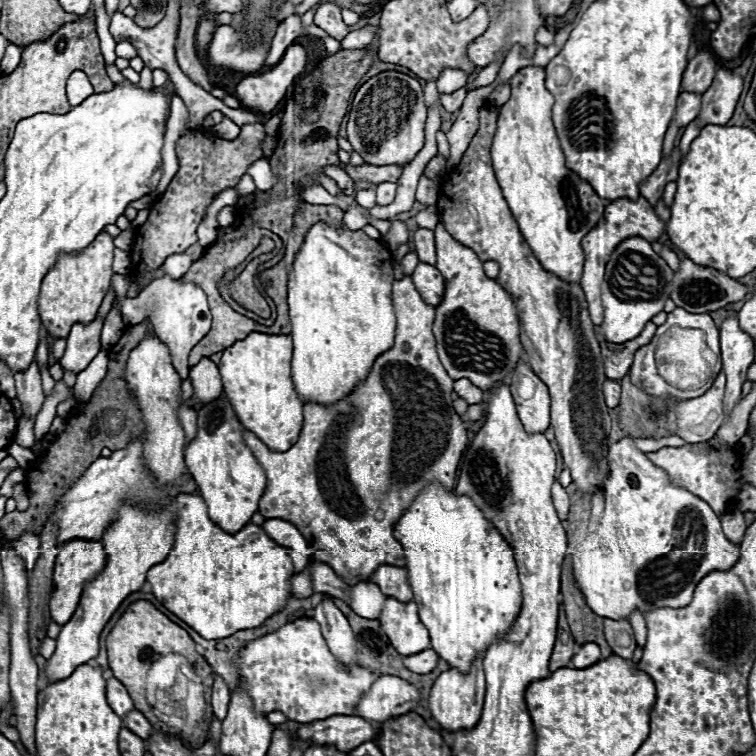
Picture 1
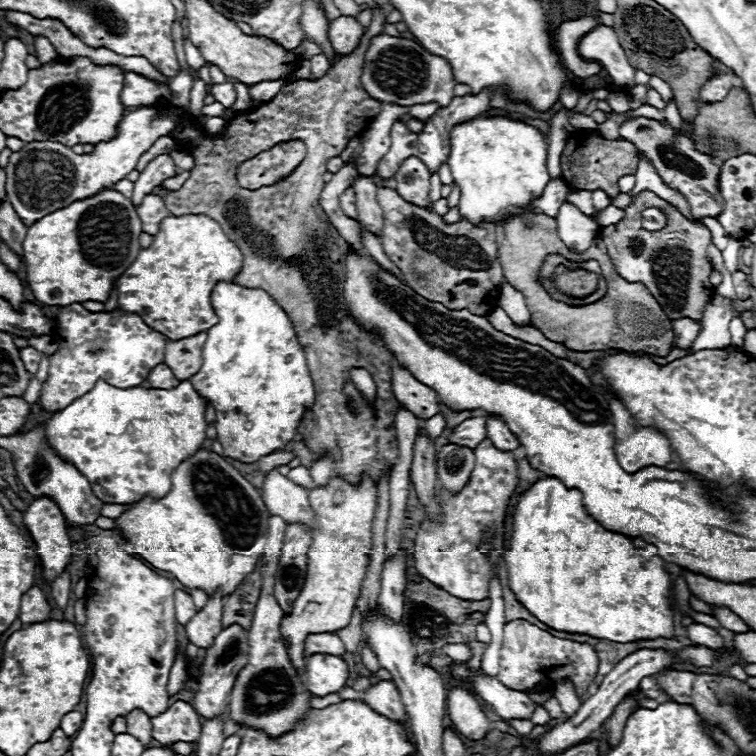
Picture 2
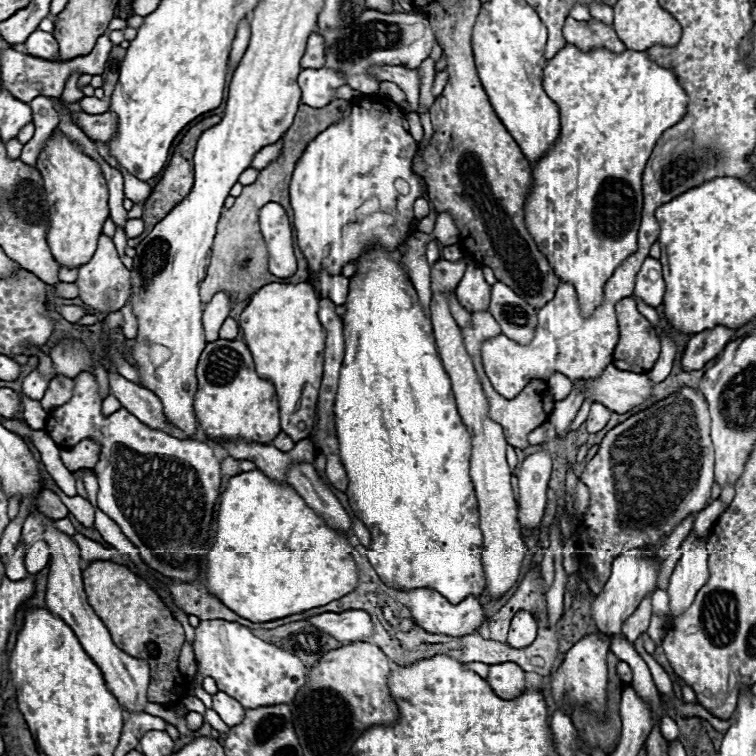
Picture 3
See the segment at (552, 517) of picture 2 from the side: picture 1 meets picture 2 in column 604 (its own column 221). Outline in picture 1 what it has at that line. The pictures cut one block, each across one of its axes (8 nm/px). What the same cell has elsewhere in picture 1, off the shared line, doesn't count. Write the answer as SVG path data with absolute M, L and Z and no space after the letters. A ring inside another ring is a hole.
M178 494L174 498L174 548L168 558L148 570L146 582L152 594L180 620L192 626L206 640L222 640L238 630L258 628L266 618L278 612L290 594L290 578L294 576L292 560L284 548L280 548L262 526L246 524L236 534L226 534L210 518L200 494Z

